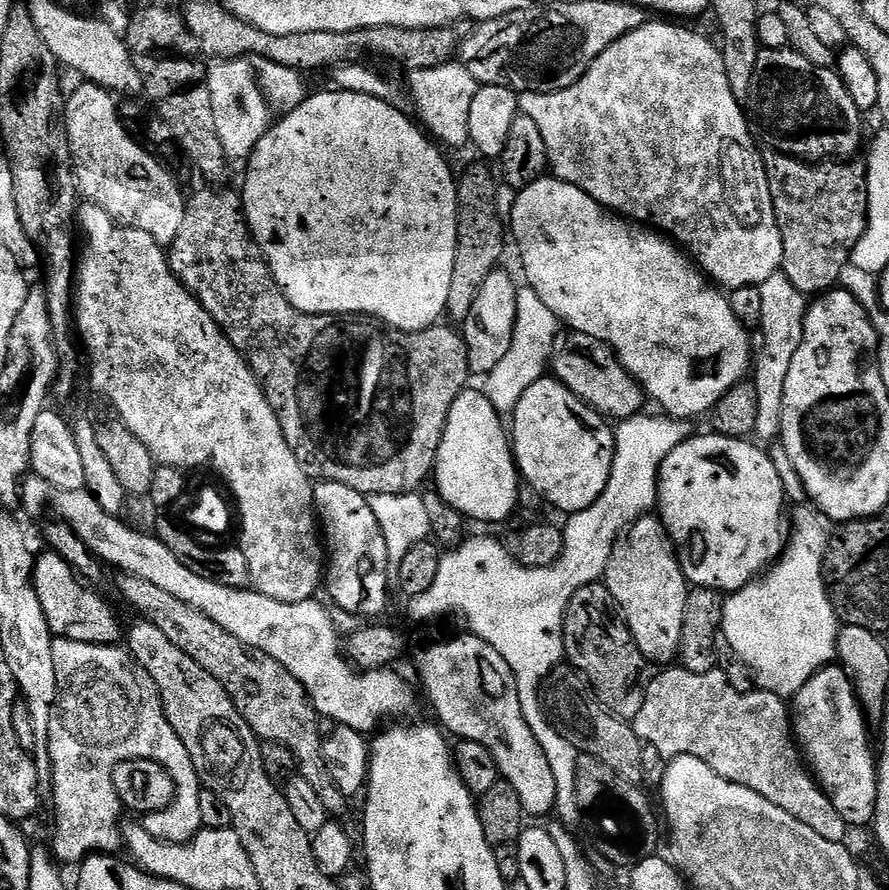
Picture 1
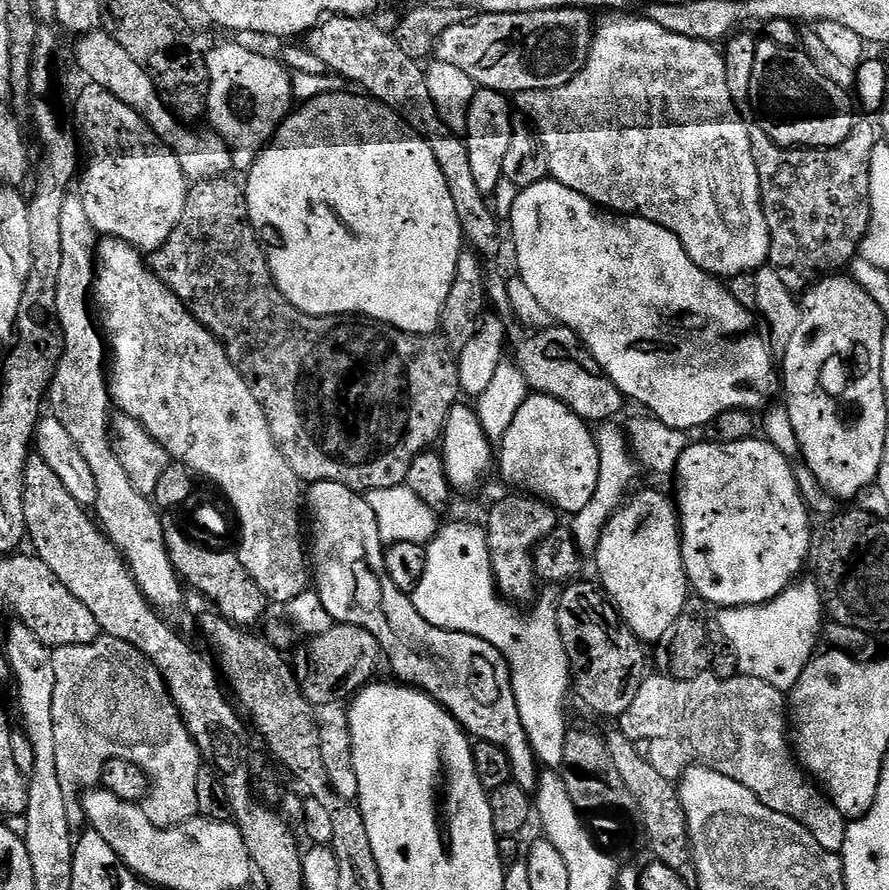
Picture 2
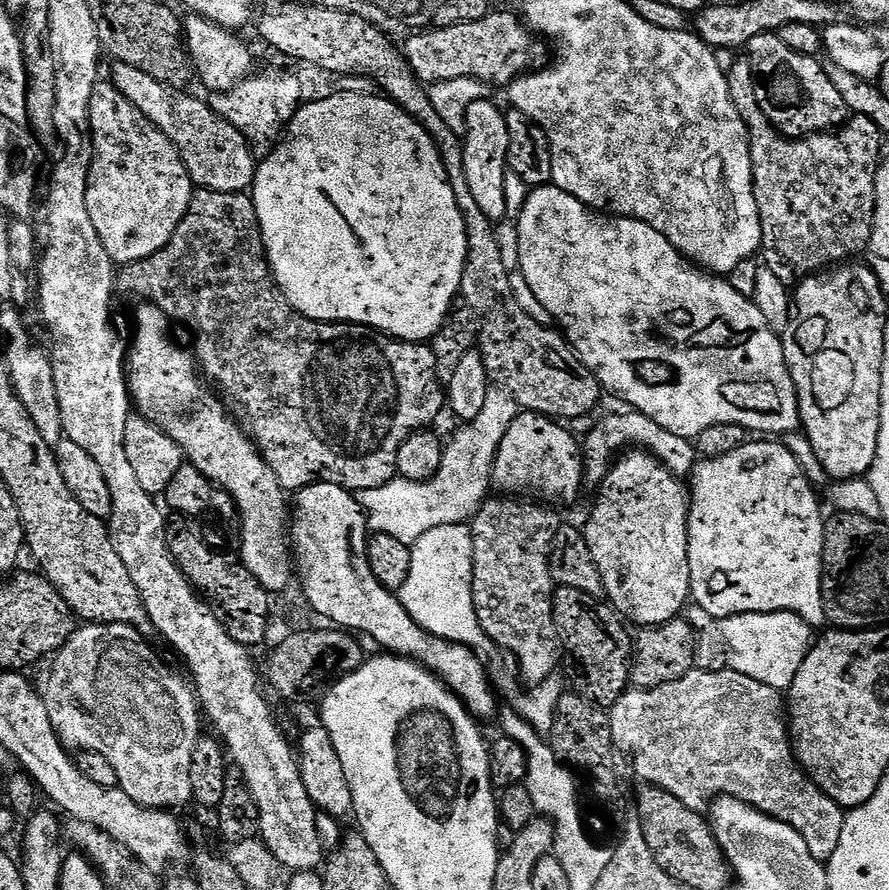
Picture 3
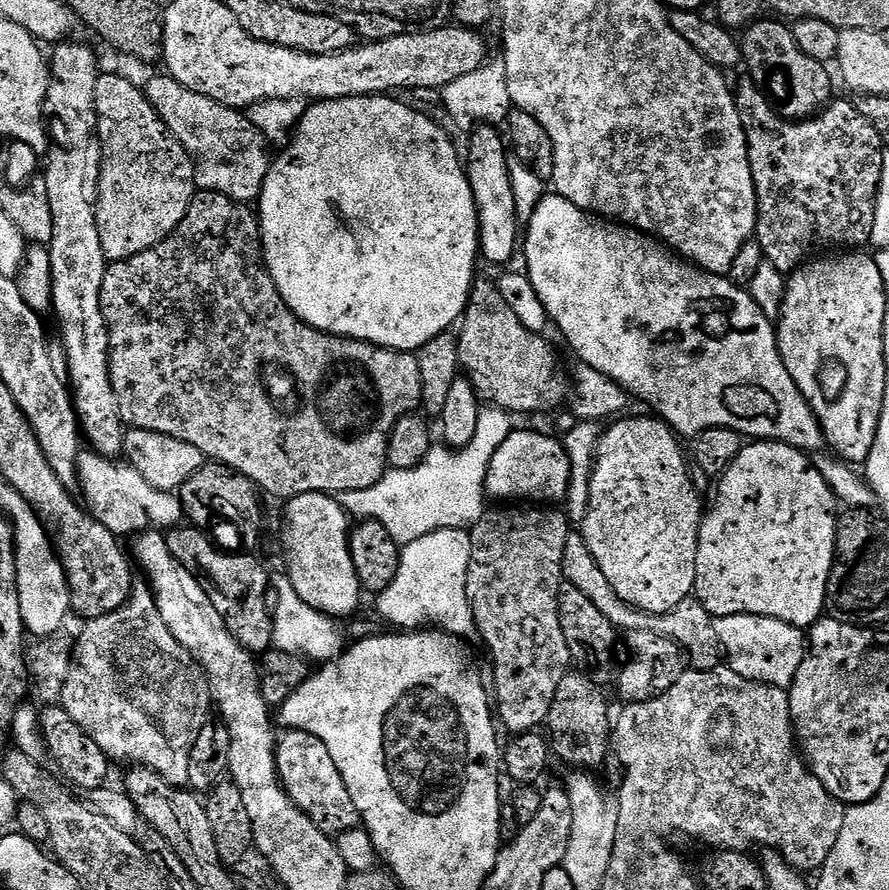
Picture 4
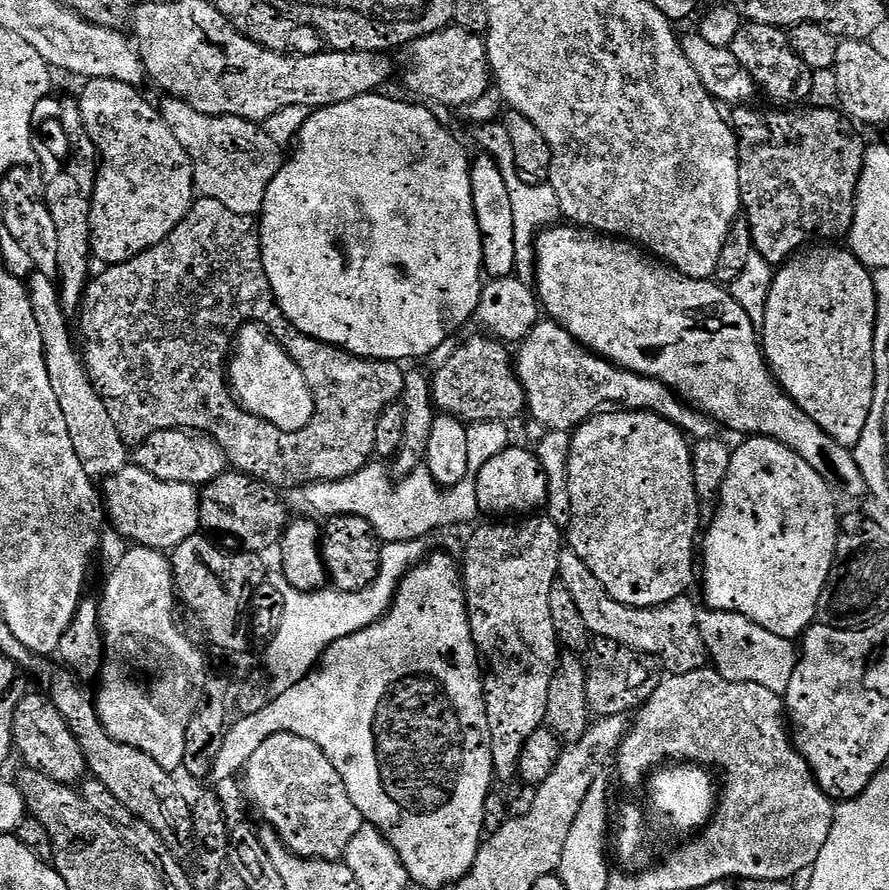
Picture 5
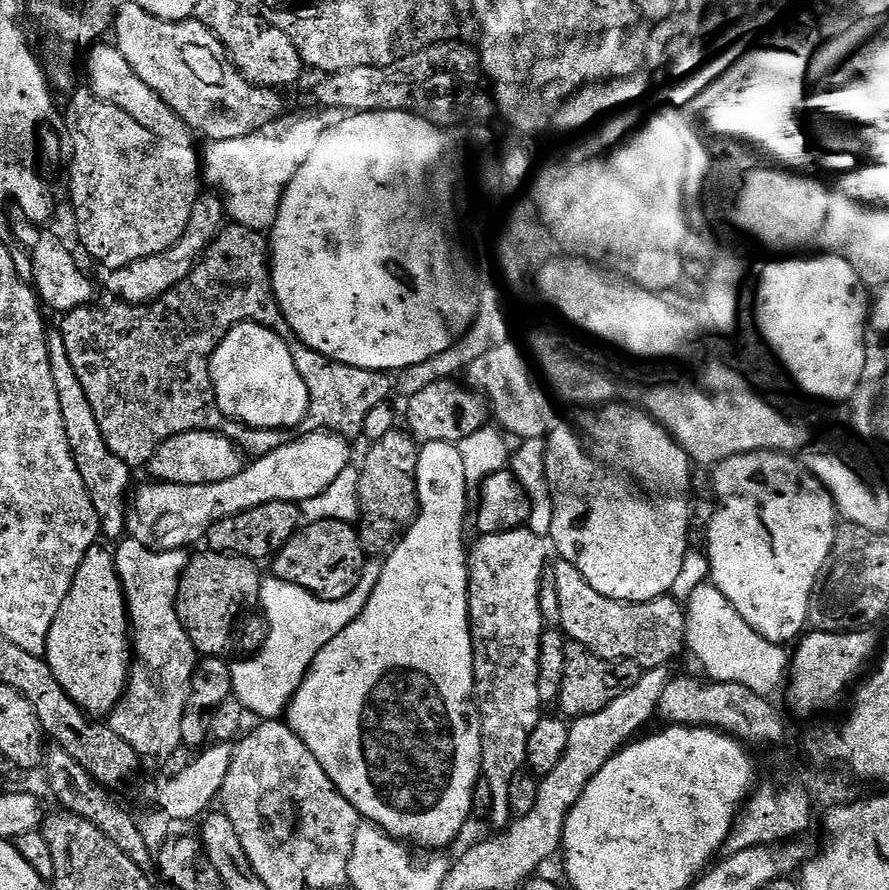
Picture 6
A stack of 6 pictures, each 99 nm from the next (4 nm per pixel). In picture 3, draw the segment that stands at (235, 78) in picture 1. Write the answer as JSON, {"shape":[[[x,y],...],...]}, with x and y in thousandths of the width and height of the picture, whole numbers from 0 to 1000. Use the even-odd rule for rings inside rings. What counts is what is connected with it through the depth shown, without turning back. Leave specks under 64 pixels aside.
{"shape":[[[295,83],[278,87],[259,102],[240,104],[234,112],[243,129],[259,137],[283,164],[285,174],[296,179],[315,160],[324,140],[341,116],[340,94],[326,83]]]}

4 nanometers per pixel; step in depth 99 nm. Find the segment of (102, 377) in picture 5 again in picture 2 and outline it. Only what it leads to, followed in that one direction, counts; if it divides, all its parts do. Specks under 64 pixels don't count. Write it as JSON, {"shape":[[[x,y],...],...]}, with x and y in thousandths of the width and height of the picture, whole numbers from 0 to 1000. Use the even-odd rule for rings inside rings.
{"shape":[[[261,200],[245,202],[227,202],[217,206],[211,213],[209,231],[205,236],[205,245],[200,254],[191,263],[189,274],[207,274],[211,283],[220,288],[229,288],[229,301],[207,301],[202,306],[202,319],[207,324],[229,324],[229,355],[227,363],[232,371],[252,388],[259,407],[271,418],[274,427],[281,434],[286,447],[295,456],[299,470],[304,474],[304,488],[308,488],[308,497],[315,502],[315,508],[322,515],[331,528],[331,533],[340,542],[357,544],[363,539],[380,542],[385,546],[396,548],[398,552],[409,555],[431,548],[448,548],[456,543],[461,524],[468,515],[483,507],[499,489],[499,475],[514,457],[519,448],[517,426],[513,415],[514,401],[507,391],[499,385],[494,376],[460,378],[458,373],[450,373],[447,369],[439,369],[434,364],[411,362],[405,357],[388,357],[385,355],[345,355],[340,348],[335,348],[313,326],[313,321],[306,311],[306,304],[301,298],[299,280],[288,264],[286,254],[279,244],[279,228],[274,221],[274,211],[265,208]]]}

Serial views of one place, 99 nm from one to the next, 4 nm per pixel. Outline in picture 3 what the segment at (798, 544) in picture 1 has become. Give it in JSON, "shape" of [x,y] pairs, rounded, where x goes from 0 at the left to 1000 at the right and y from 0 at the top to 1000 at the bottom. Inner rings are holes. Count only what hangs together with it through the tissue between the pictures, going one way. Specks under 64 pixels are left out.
{"shape":[[[845,688],[820,692],[812,701],[812,719],[819,722],[819,742],[822,754],[839,757],[849,766],[868,773],[885,775],[916,722],[915,702],[908,701],[894,688]]]}

